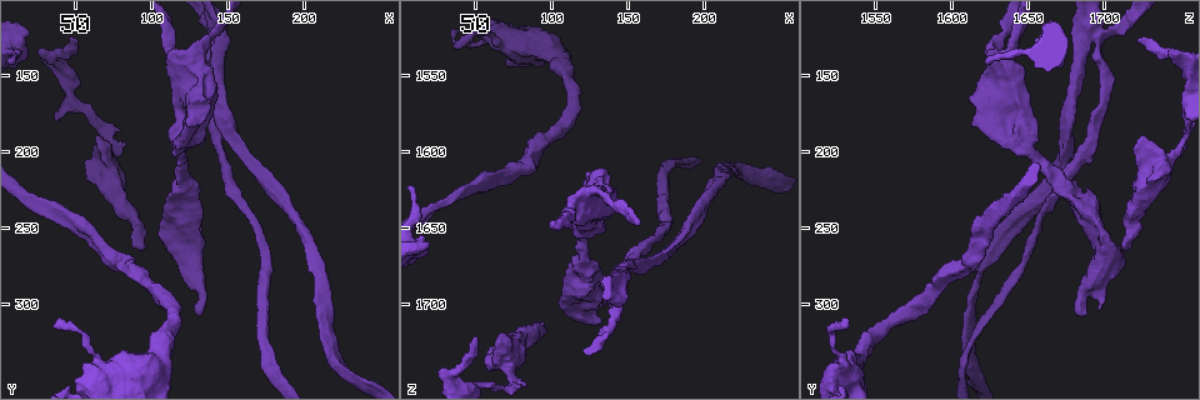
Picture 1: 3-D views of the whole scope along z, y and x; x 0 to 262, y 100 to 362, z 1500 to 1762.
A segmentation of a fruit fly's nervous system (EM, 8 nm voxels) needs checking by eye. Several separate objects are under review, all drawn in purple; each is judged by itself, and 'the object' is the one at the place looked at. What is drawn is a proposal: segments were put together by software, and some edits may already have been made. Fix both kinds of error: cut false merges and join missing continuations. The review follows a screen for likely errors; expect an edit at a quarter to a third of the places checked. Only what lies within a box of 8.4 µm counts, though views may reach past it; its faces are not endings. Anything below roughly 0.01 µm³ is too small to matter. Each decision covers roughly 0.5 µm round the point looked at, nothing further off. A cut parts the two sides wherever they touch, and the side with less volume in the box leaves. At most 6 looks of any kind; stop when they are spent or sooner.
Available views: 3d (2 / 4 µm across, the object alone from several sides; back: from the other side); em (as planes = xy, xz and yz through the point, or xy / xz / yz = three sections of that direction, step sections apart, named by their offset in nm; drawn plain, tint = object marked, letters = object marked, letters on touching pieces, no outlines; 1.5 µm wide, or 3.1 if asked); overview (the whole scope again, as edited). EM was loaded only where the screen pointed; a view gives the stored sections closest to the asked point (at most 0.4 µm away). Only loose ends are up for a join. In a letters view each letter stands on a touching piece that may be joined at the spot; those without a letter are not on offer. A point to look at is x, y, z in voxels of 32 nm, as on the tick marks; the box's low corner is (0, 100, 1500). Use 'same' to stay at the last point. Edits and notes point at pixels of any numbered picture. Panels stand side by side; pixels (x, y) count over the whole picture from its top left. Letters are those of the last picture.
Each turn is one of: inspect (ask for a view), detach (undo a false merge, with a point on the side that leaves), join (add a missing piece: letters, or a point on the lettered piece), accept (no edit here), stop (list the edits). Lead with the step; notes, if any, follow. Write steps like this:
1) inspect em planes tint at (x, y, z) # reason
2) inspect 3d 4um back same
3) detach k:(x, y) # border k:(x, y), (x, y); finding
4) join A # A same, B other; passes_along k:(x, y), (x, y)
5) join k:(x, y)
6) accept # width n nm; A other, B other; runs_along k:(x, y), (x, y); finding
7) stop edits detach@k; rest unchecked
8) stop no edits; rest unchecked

inspect em planes letters at (36, 140, 1746) # sharp bend

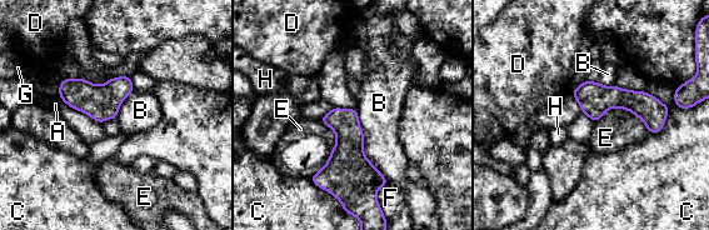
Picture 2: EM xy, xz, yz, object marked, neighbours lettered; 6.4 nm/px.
accept # longest_contact B 550 nm; A other, B other, C other, D other, E other, F other, G other, H other; one cell here

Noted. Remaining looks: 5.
inspect em planes letters at (134, 302, 1694) # thick end

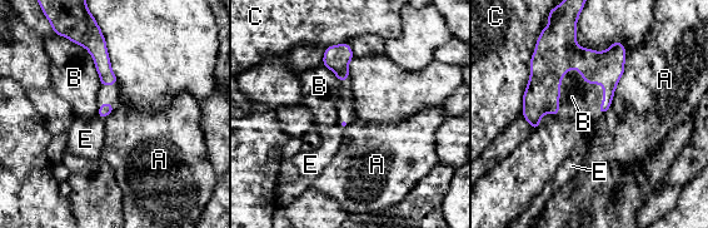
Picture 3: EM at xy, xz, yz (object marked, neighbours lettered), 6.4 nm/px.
accept # A other, B other, C other, E other; border 3:(627, 54), (624, 73), (603, 114); no lettered piece goes on from it

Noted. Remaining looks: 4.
inspect em planes letters at (112, 134, 1636) # thick turns thin

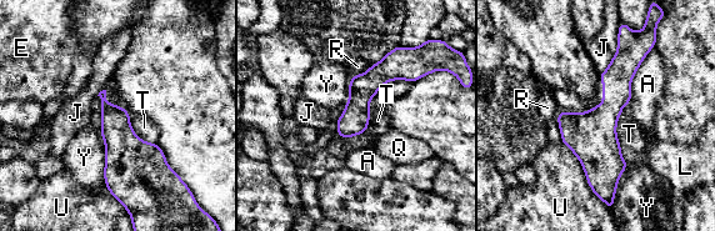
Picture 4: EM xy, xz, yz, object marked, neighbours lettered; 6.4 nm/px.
accept # longest_contact U 480 nm; A other, E other, J other, L other, Q other, R other, T other, U other, Y other; all the same cell

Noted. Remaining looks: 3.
stop no edits; rest unchecked

